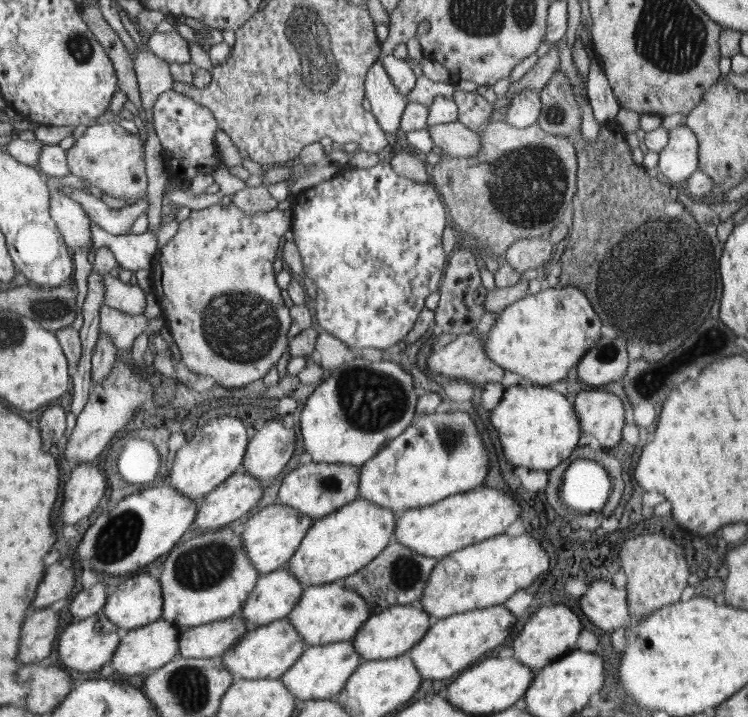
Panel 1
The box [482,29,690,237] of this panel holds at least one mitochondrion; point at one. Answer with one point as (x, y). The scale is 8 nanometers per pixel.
(530, 186)

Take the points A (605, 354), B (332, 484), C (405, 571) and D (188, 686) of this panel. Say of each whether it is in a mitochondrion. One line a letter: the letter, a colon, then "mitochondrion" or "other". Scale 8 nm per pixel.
A: mitochondrion
B: mitochondrion
C: mitochondrion
D: mitochondrion

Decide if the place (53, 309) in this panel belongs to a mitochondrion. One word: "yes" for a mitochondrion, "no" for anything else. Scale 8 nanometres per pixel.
yes

